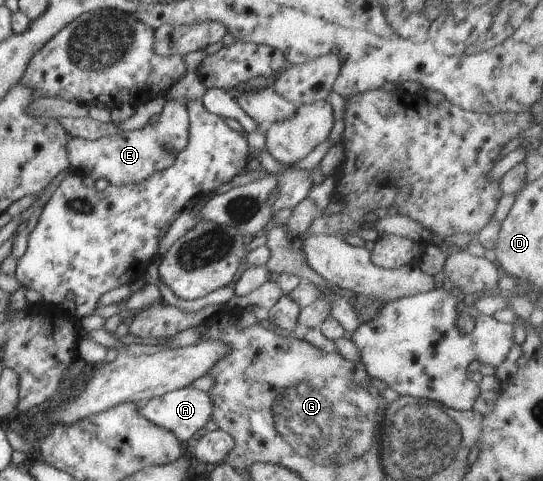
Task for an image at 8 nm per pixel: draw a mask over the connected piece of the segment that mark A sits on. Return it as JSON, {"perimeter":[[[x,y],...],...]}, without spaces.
{"perimeter":[[[190,385],[149,400],[144,406],[139,407],[139,411],[151,423],[173,432],[182,443],[190,444],[202,431],[211,426],[213,400],[208,392]]]}

